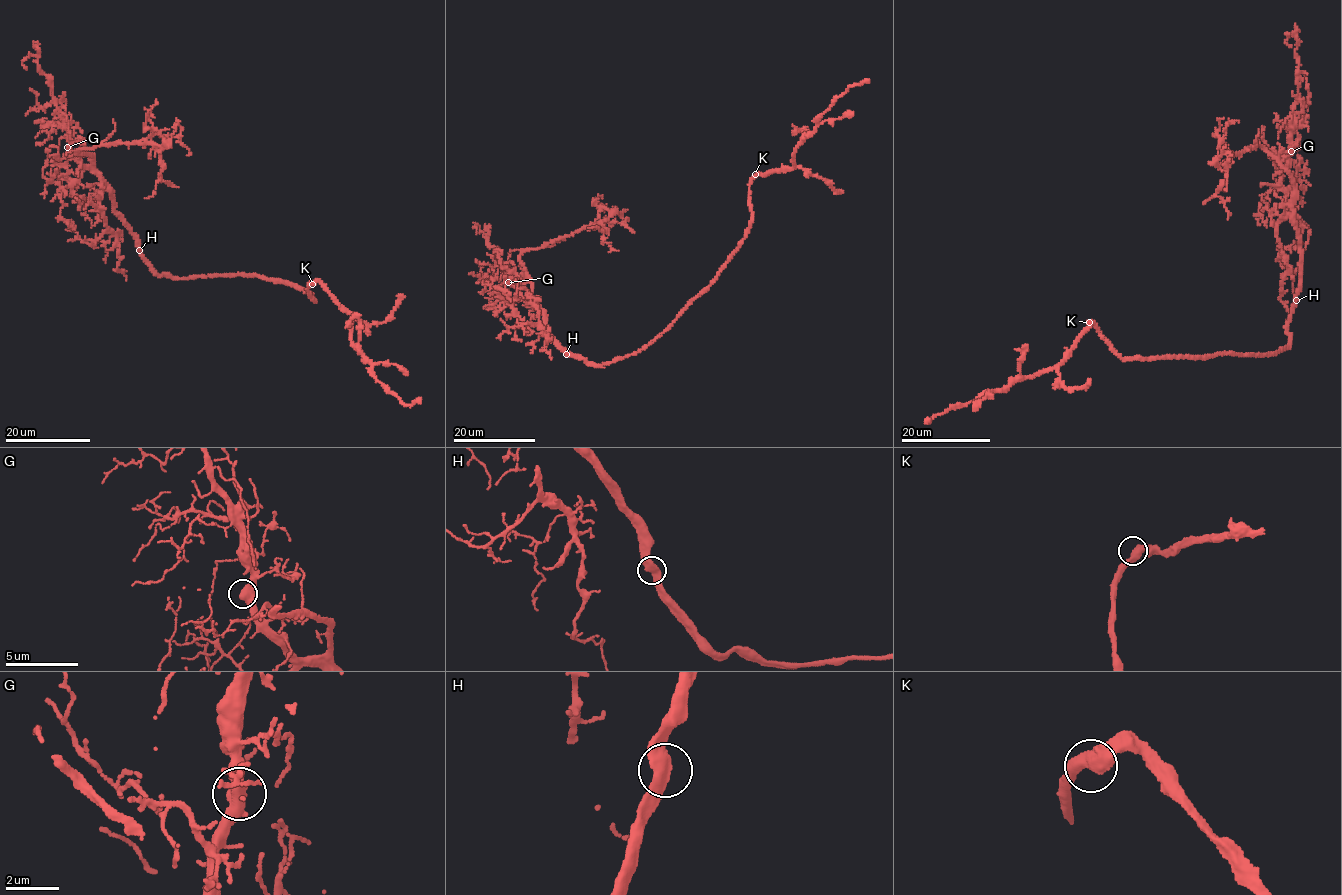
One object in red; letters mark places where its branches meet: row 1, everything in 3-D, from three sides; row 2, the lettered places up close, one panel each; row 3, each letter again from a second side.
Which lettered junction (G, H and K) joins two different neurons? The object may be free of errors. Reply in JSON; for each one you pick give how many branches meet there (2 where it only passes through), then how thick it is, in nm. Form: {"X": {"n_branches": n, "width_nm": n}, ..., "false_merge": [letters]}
{"false_merge": []}

